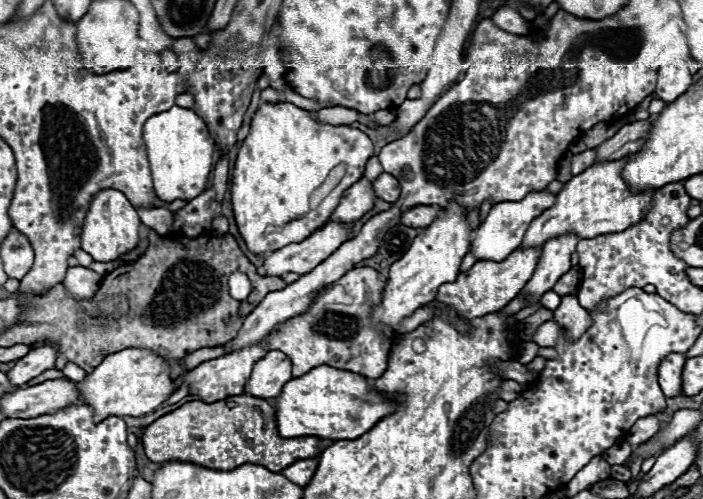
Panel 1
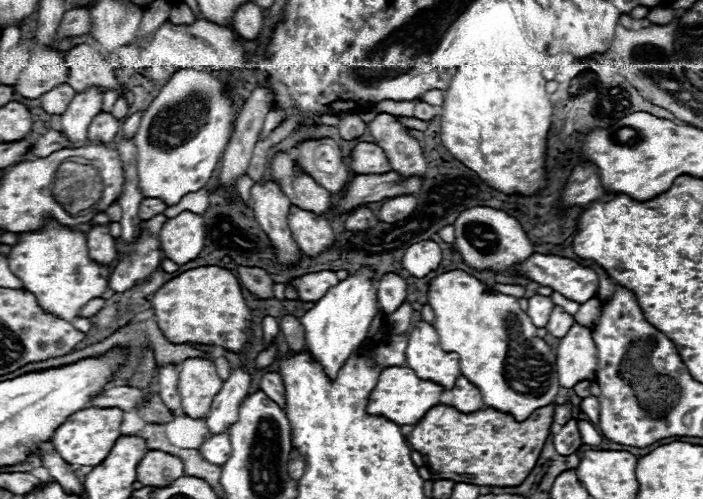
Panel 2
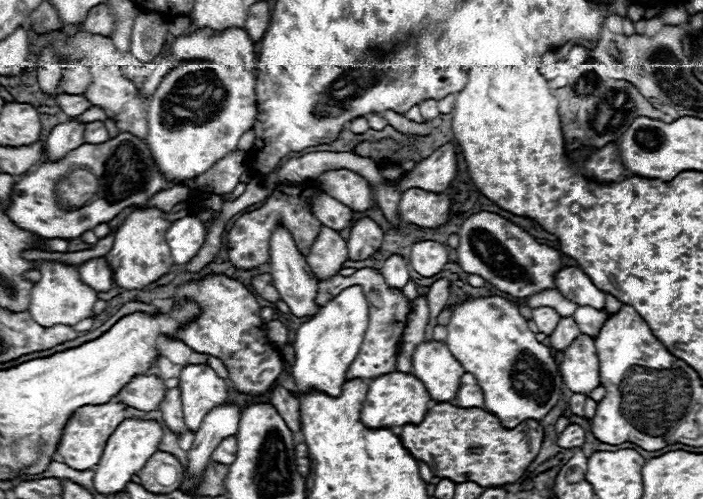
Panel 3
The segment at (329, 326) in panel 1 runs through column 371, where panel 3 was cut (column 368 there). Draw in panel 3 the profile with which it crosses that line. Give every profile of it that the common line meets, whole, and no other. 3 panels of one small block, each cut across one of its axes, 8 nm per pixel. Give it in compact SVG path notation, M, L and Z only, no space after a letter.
M362 268L362 270L356 270L352 276L334 276L332 280L318 282L318 298L316 298L316 302L320 306L324 306L326 302L330 302L334 296L338 296L342 290L346 290L350 286L360 286L364 290L364 296L366 296L366 302L368 302L368 328L366 328L366 334L364 334L362 350L358 352L358 358L350 364L350 370L346 372L346 378L348 380L354 380L354 378L368 380L368 378L376 378L376 376L394 372L396 370L398 344L400 344L400 340L404 336L406 316L412 310L406 296L398 288L390 288L386 284L384 276L378 270Z

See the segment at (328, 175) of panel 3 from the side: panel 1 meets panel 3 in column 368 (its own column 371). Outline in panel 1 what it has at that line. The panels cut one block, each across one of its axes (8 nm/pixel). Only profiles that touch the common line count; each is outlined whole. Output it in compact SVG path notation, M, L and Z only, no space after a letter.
M360 178L356 184L352 184L340 204L336 206L336 210L330 214L328 222L344 222L344 224L352 224L354 220L362 218L368 210L374 208L374 190L372 184L366 178Z

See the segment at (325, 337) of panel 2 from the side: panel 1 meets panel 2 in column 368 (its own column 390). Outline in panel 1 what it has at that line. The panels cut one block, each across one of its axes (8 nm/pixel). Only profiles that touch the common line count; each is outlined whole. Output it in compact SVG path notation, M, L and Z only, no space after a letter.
M450 202L446 208L442 208L436 220L414 238L408 252L390 266L388 286L382 292L382 302L372 310L372 320L376 324L388 324L396 334L402 318L432 302L440 284L456 280L460 262L470 250L470 234L472 228L468 222L468 210L464 206L460 206L458 202Z

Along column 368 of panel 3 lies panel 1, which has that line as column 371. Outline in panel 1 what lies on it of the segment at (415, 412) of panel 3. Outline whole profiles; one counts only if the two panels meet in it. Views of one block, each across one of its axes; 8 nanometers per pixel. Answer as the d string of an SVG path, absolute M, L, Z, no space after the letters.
M316 366L308 374L300 378L292 378L284 388L282 394L274 400L274 406L278 410L278 430L280 436L284 438L296 438L296 436L316 436L322 440L352 440L358 438L360 434L368 432L380 418L392 414L396 410L396 402L376 390L372 390L372 380L350 372L350 370L340 370L332 366Z

